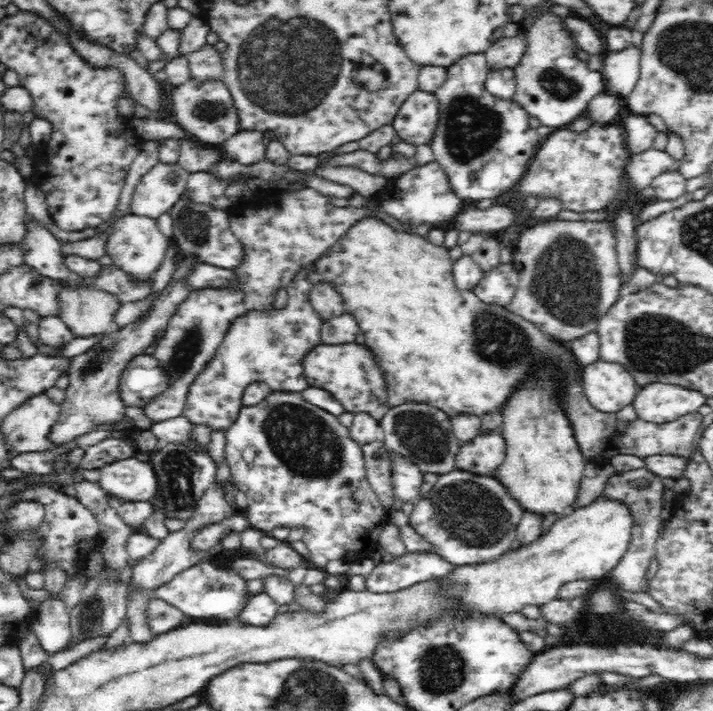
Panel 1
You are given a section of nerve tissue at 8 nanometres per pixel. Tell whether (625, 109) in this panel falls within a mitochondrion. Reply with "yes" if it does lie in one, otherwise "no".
no

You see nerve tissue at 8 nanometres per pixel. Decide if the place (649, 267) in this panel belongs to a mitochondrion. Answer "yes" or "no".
no

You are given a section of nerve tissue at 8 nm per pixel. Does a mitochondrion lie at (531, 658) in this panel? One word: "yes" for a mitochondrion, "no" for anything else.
no

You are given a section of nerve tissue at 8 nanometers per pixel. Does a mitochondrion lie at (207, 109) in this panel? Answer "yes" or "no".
yes

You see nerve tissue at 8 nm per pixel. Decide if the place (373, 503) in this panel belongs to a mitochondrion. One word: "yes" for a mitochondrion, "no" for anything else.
no

